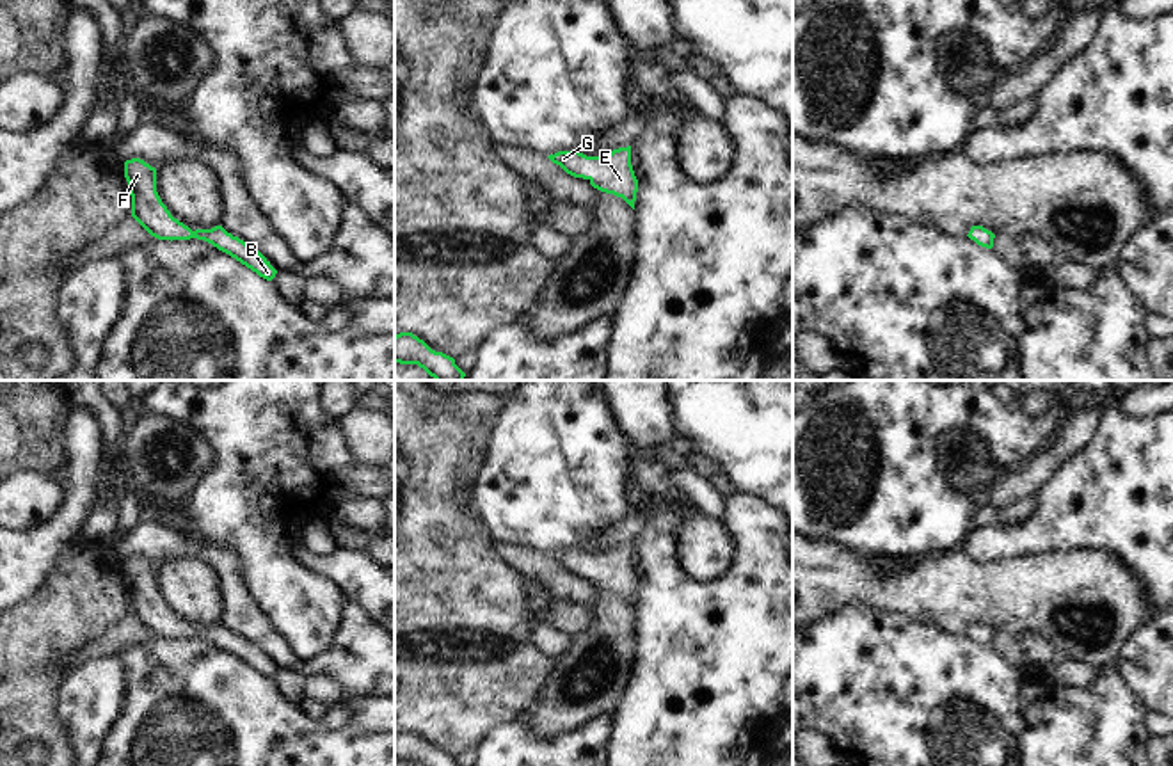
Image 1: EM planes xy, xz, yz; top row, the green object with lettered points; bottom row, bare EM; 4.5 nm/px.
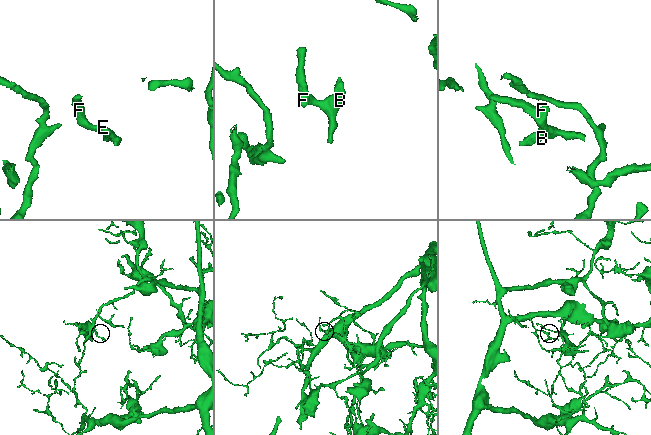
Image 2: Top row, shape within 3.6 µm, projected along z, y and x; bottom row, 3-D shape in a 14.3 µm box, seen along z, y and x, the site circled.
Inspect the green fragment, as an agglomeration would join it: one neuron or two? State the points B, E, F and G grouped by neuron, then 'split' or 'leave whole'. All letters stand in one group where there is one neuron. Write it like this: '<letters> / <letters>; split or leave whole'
B E F G; leave whole

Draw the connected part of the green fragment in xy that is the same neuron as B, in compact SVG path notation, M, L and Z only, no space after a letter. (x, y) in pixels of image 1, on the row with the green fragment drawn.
M140 158L124 162L124 178L132 195L132 217L158 240L204 240L219 251L229 254L259 277L272 281L277 270L252 245L227 233L222 226L196 229L171 215L156 192L156 169Z

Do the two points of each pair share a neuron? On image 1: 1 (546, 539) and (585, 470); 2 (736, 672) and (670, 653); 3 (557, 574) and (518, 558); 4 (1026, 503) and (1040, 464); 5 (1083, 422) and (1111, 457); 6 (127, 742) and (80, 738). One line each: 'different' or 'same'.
1: same
2: same
3: same
4: different
5: different
6: different

